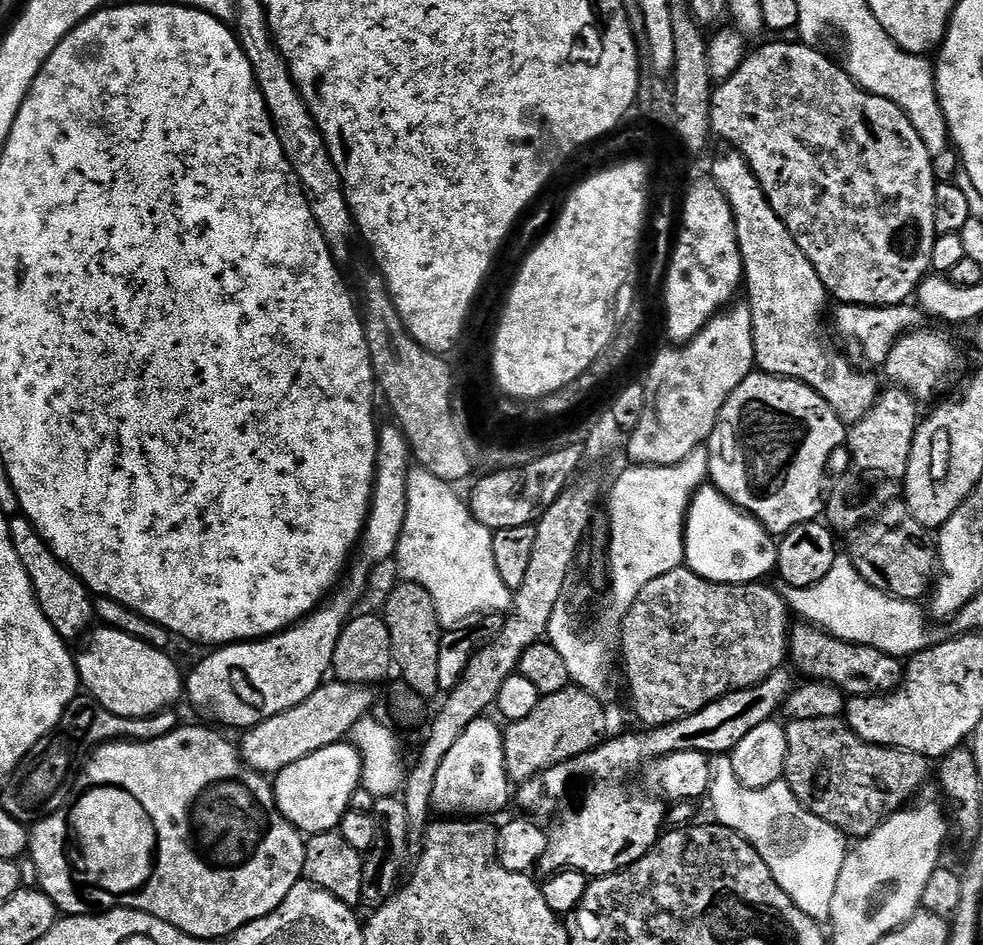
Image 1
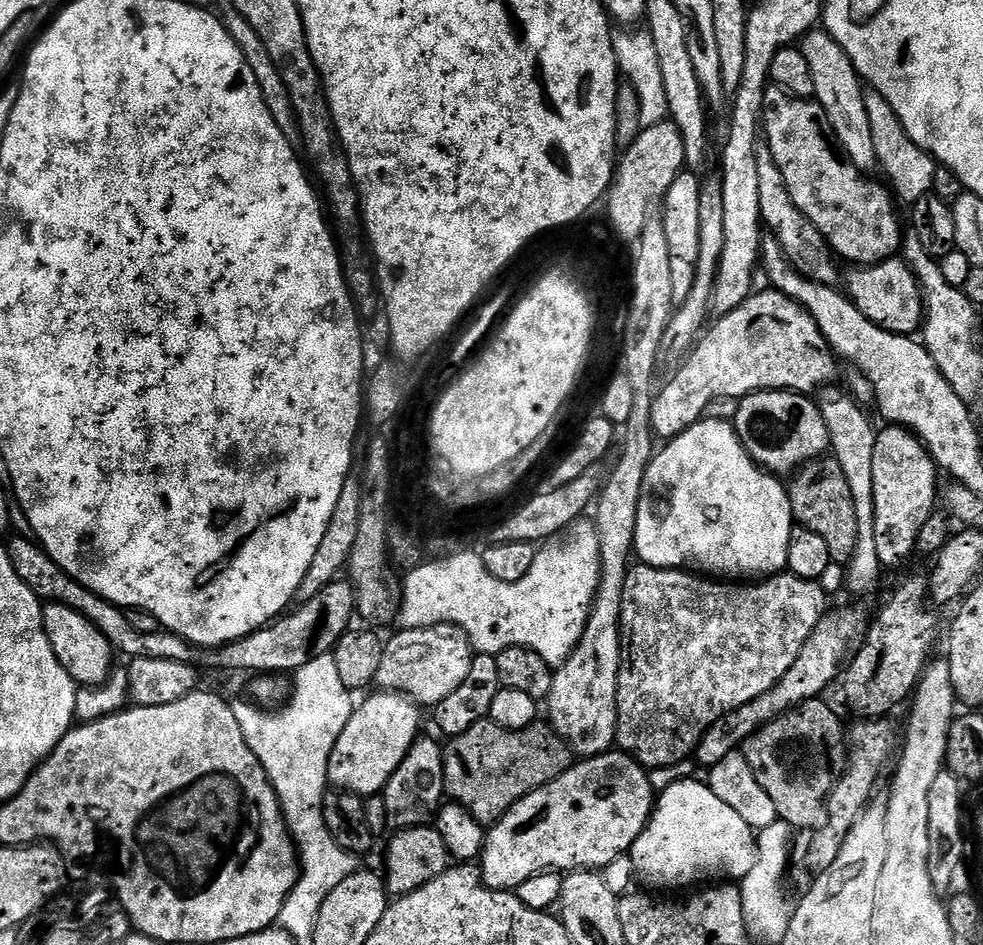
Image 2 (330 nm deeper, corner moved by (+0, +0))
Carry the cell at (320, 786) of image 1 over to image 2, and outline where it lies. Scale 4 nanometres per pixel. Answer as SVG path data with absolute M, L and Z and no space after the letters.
M399 692L375 693L369 700L355 705L350 722L346 722L346 730L338 738L334 750L328 759L328 779L335 787L346 792L357 792L362 797L370 797L383 793L388 779L398 770L407 752L421 735L421 705L411 696Z

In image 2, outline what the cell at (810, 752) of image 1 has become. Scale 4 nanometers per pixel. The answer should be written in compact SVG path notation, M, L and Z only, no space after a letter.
M817 698L797 705L758 729L742 745L742 755L747 758L766 794L770 794L770 802L774 802L777 817L792 824L796 830L815 830L826 823L828 793L832 790L834 777L839 778L844 773L844 767L848 765L845 725L842 726L836 721L831 706L823 702L823 699Z

